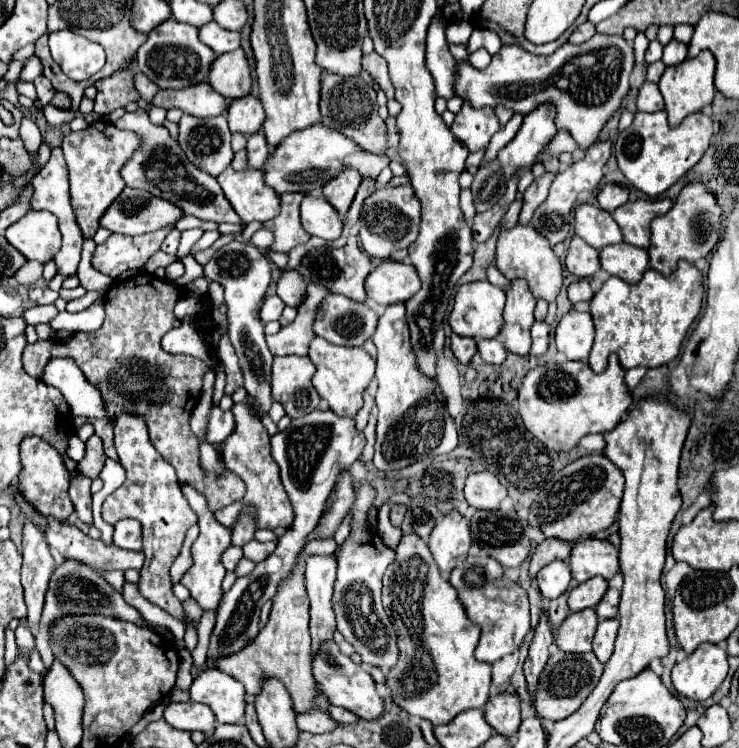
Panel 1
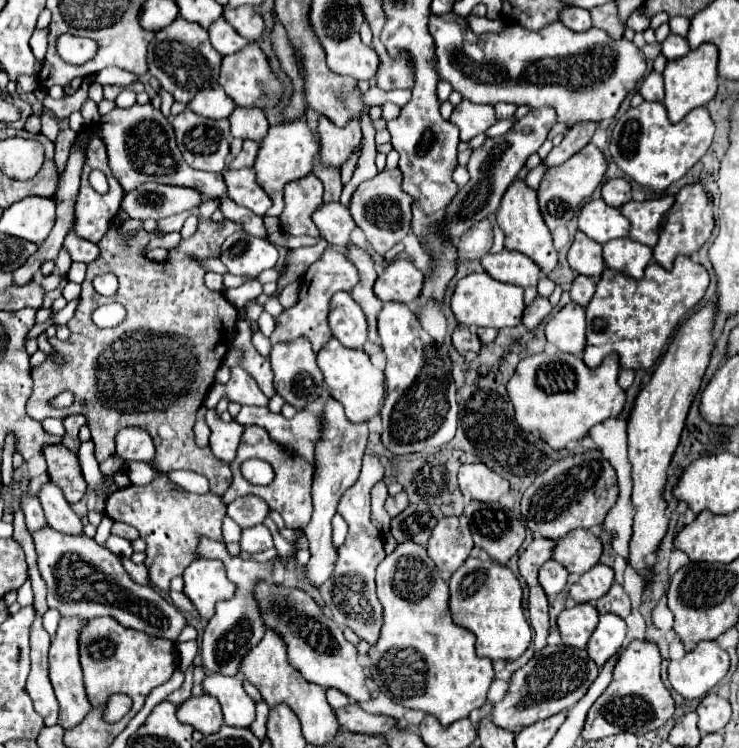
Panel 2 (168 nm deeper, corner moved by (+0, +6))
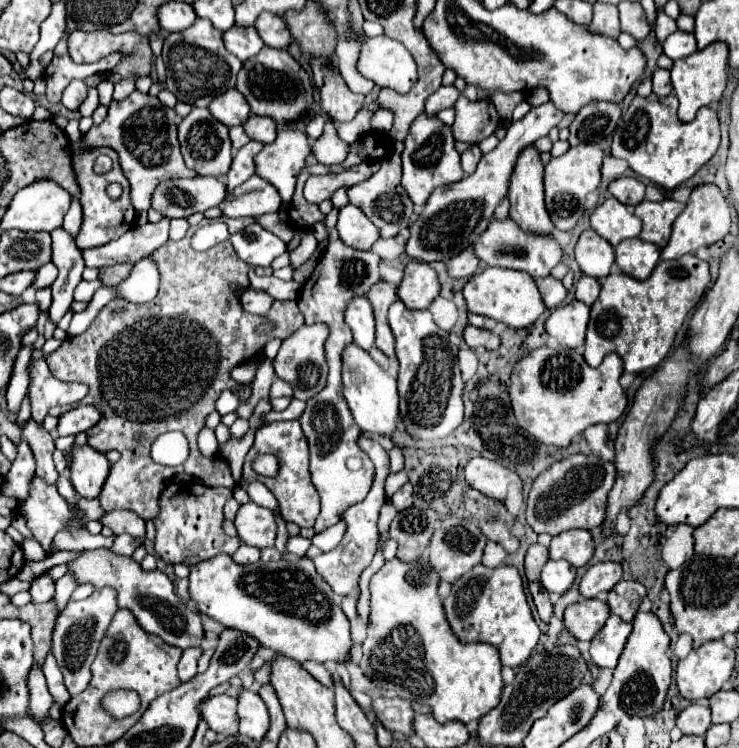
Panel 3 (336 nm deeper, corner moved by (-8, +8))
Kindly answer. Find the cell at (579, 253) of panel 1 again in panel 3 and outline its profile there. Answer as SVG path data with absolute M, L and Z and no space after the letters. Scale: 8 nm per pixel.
M589 228L579 236L575 246L575 260L587 276L605 278L615 262L615 250L607 240Z

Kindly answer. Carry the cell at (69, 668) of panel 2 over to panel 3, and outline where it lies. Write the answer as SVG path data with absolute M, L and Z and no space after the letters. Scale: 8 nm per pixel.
M105 586L97 592L93 592L85 600L69 600L65 606L65 612L59 614L55 630L53 630L53 656L63 672L65 686L71 696L83 692L91 680L91 664L97 656L97 648L101 638L105 636L105 630L109 628L113 614L117 612L117 592L113 588Z

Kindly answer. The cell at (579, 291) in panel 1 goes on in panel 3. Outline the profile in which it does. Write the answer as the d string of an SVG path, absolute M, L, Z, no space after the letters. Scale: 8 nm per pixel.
M583 274L577 282L575 282L575 298L581 300L583 304L591 306L597 296L599 296L599 290L601 290L601 284L597 278L591 278L587 274Z

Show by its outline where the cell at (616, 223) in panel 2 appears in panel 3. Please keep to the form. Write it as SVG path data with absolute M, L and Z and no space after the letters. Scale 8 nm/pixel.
M607 198L593 210L591 228L611 246L617 246L621 240L639 236L641 220L625 204L615 198Z

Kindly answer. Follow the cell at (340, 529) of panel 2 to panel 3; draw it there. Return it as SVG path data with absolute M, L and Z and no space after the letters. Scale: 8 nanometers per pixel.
M337 522L335 526L331 526L331 528L315 534L315 536L311 538L311 542L313 542L317 548L321 548L323 552L327 552L327 550L335 548L337 542L341 542L343 532L345 532L345 524L343 524L343 522Z

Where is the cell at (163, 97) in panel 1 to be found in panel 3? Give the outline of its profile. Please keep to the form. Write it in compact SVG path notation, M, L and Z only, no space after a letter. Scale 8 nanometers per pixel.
M227 90L221 96L217 96L211 102L209 110L219 122L223 122L229 128L245 124L245 120L249 118L249 112L251 112L247 100L237 90Z

